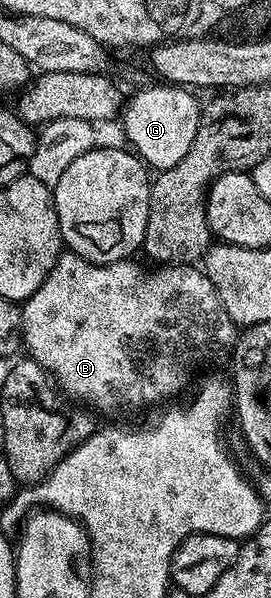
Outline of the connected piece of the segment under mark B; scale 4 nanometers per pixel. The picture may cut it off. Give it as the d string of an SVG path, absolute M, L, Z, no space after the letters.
M62 251L61 257L58 258L53 269L47 274L43 286L39 286L39 290L35 290L35 294L31 294L31 298L27 298L21 304L25 348L28 355L35 362L39 362L39 366L43 366L49 371L50 376L53 377L66 397L77 402L94 400L97 403L98 409L96 408L96 411L98 413L121 412L124 408L150 407L149 409L152 409L154 406L164 405L166 402L180 397L177 395L189 383L192 385L202 375L200 372L204 368L211 367L225 351L226 355L234 347L239 335L238 325L234 324L227 314L215 286L211 286L211 278L207 278L200 267L187 264L166 264L164 266L149 266L153 268L145 269L143 265L136 264L135 261L136 259L130 258L128 260L117 260L114 264L92 264L89 260L85 260L82 256L77 256L71 251Z

